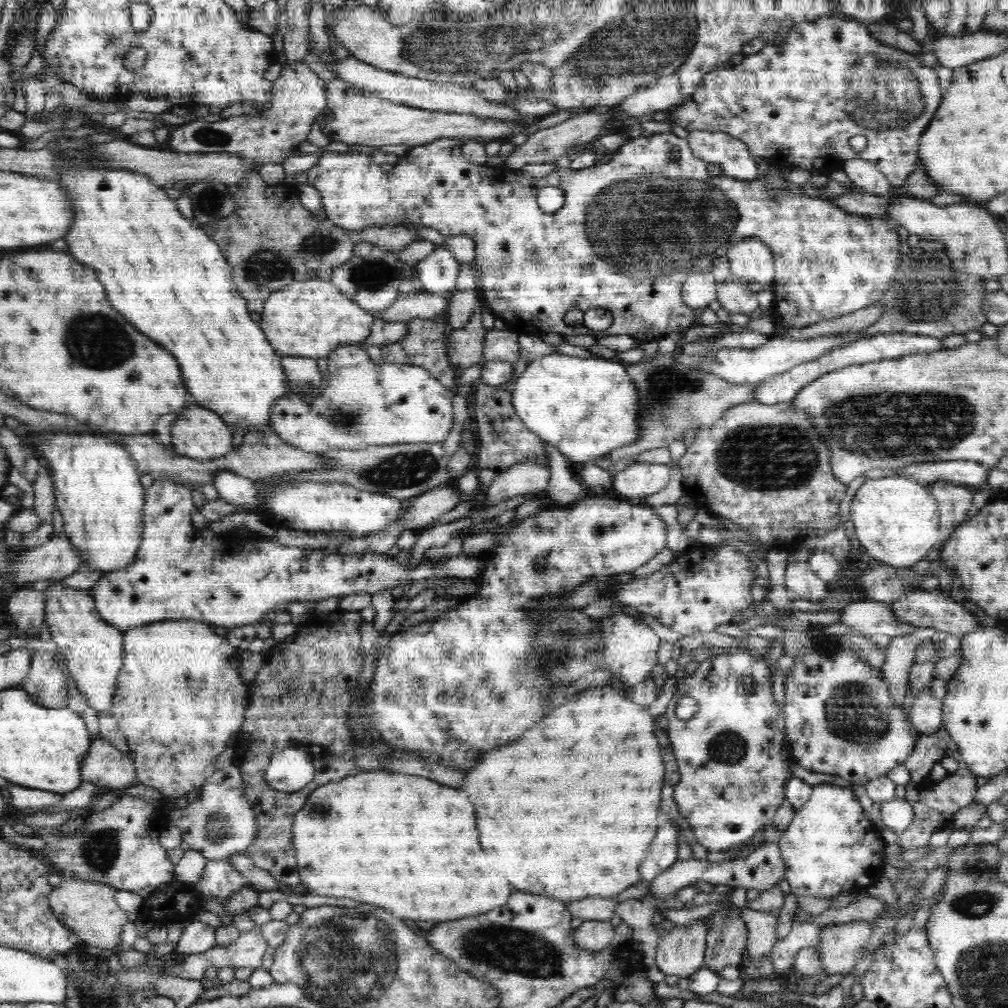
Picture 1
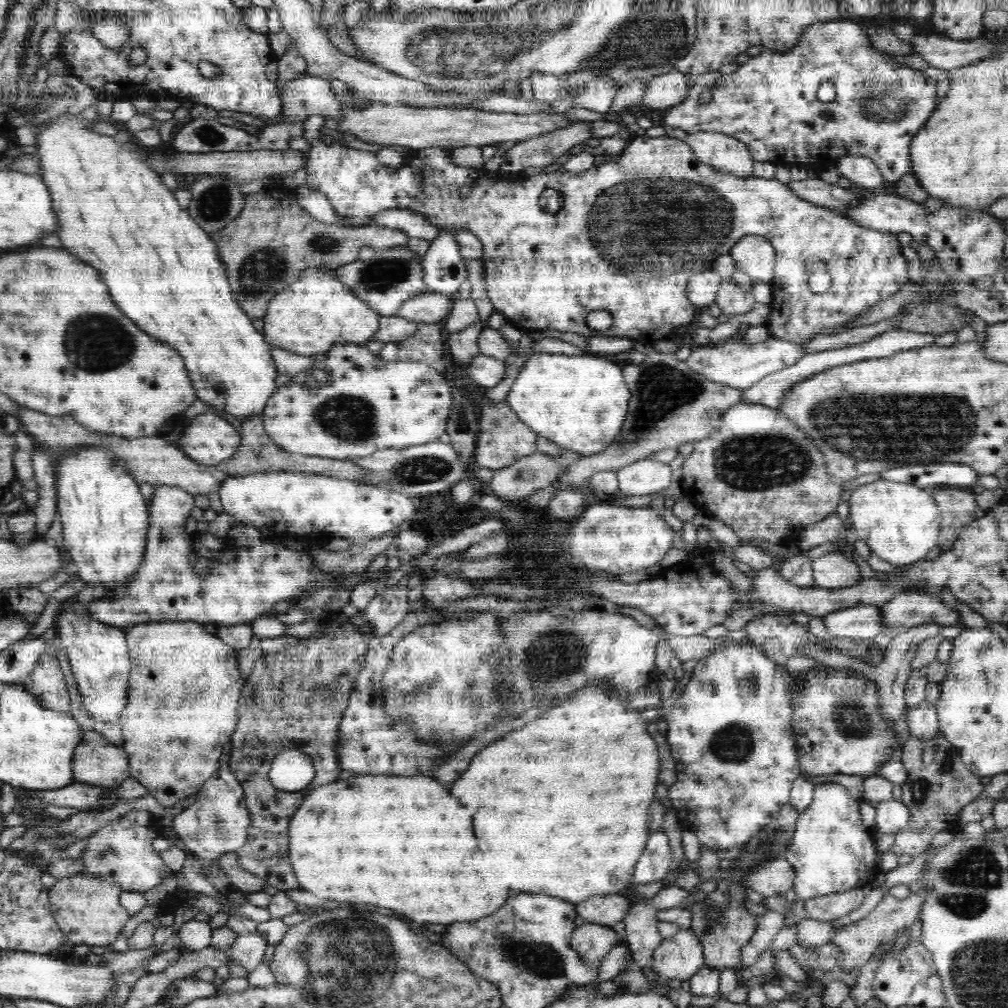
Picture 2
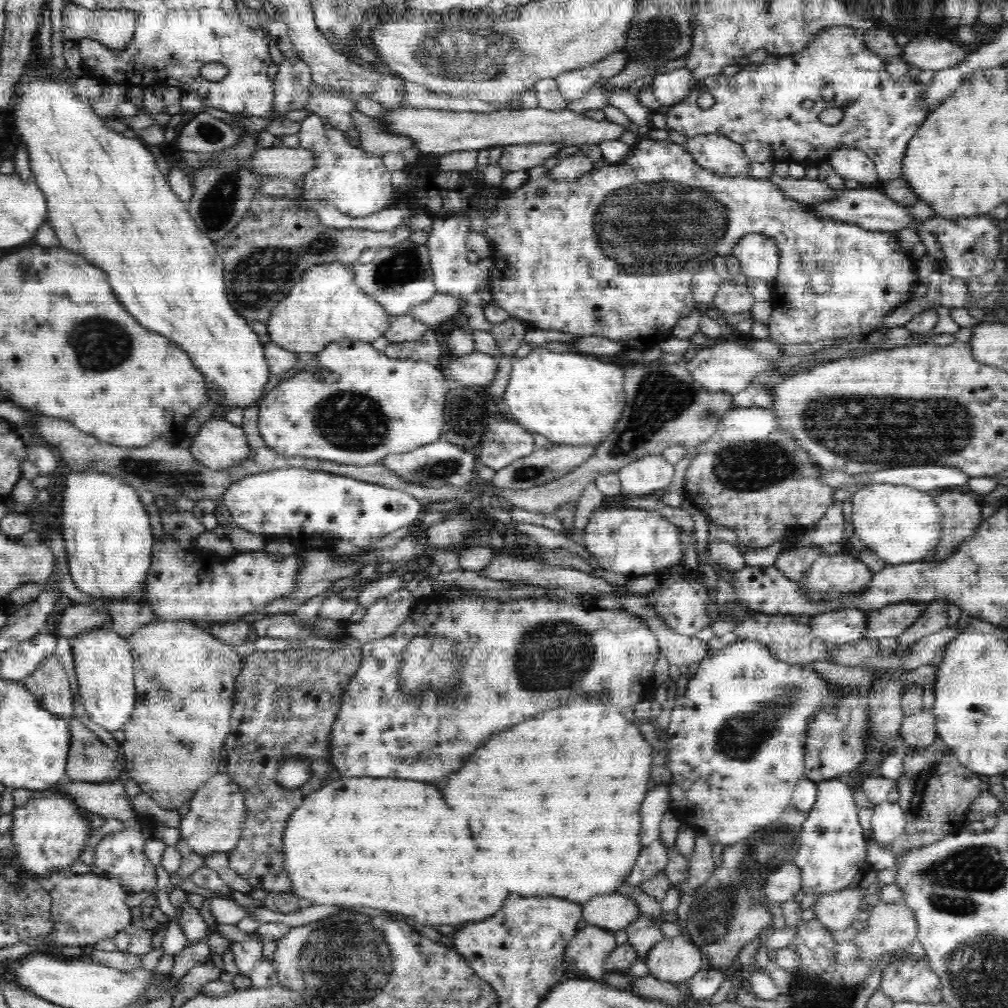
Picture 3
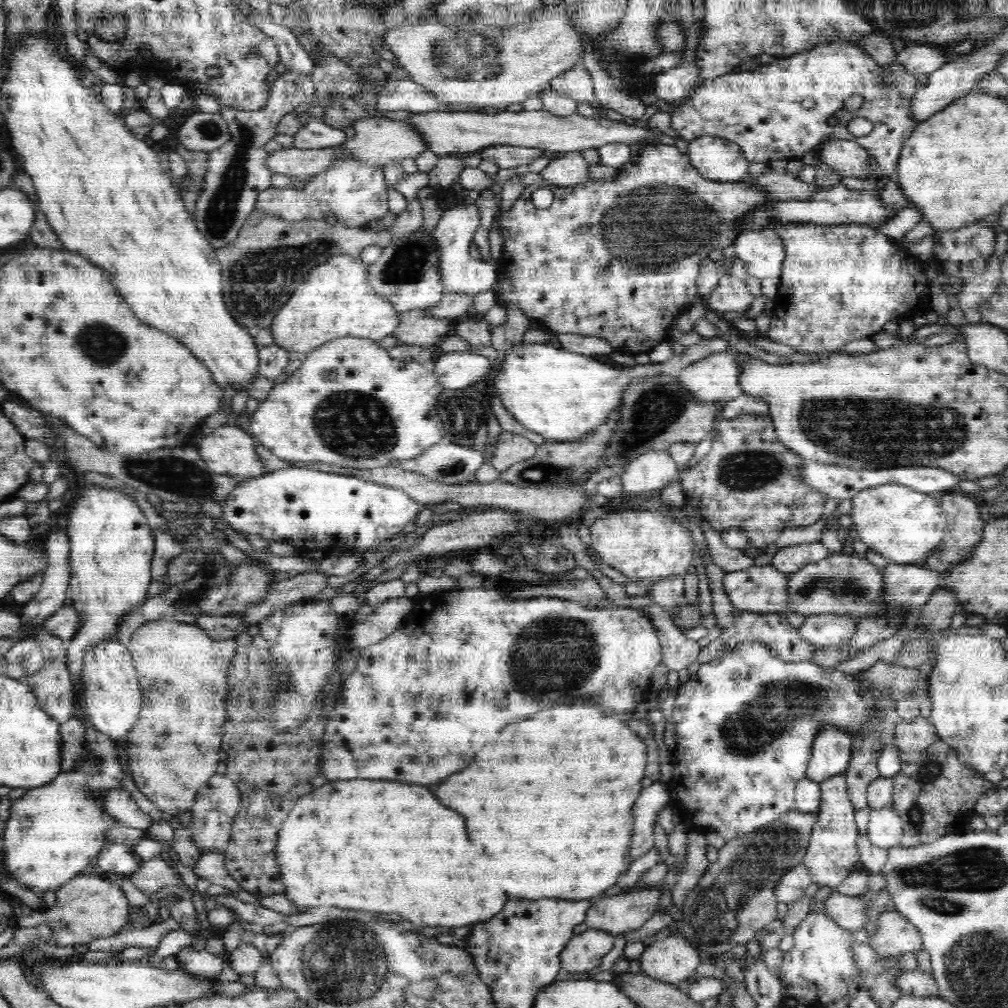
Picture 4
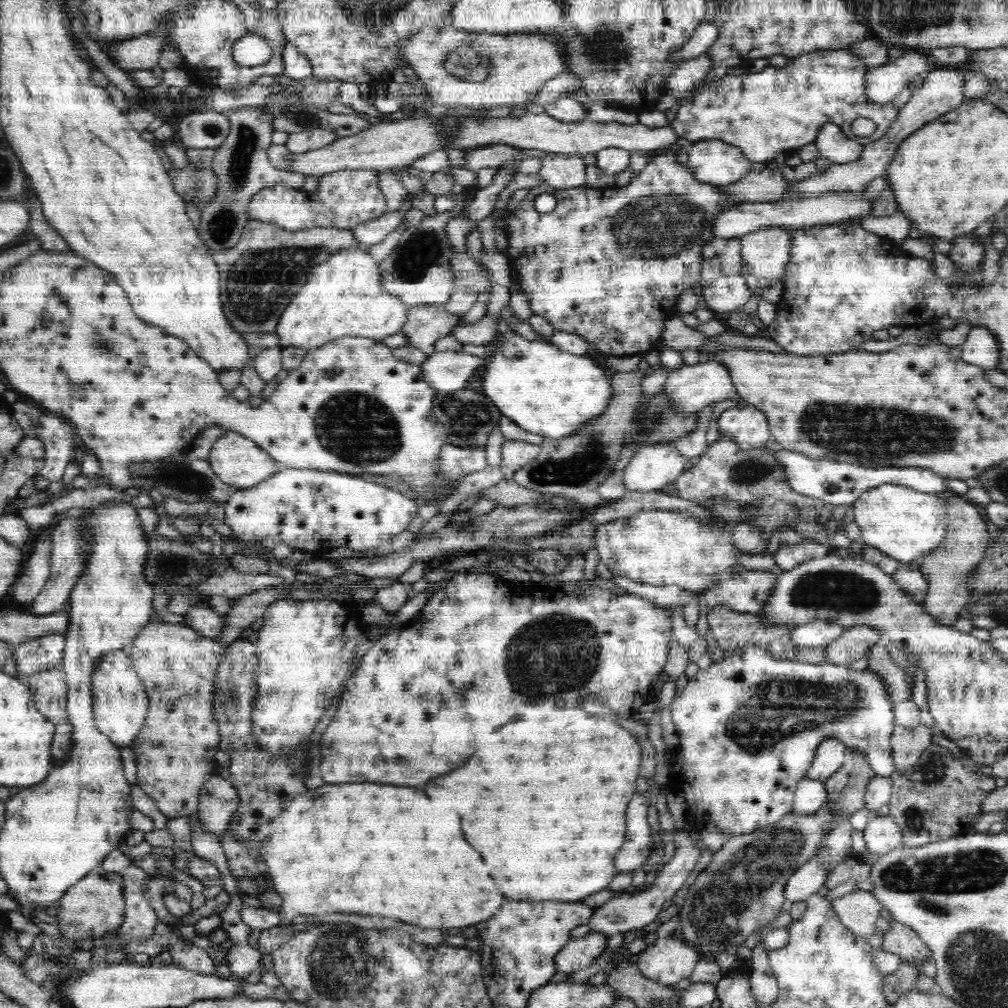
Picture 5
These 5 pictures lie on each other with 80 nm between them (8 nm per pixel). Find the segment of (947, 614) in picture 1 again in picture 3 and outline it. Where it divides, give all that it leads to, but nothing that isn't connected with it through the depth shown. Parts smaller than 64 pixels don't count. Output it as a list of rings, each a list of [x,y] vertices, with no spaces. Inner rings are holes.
[[[894,602],[881,609],[868,609],[863,640],[897,637],[926,612],[924,602]]]

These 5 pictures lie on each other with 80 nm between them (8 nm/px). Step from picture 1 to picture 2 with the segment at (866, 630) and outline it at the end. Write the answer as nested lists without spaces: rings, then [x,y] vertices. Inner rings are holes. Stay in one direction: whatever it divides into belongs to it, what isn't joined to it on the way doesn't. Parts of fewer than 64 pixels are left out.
[[[860,605],[852,608],[845,608],[823,617],[823,627],[826,626],[828,634],[832,634],[832,640],[837,638],[848,638],[848,640],[869,640],[885,632],[885,626],[882,624],[881,608],[884,606]]]

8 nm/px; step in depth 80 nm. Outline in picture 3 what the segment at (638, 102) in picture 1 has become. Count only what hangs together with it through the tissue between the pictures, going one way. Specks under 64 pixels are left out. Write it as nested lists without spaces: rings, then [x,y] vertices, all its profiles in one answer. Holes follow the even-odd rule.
[[[683,67],[656,74],[651,85],[656,100],[663,106],[663,110],[666,110],[683,101],[690,94],[694,83],[690,69]]]

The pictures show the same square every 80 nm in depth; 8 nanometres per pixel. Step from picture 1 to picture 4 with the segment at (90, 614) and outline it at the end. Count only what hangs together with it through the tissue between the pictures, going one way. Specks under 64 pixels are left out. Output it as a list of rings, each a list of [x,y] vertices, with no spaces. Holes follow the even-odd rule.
[[[116,637],[102,639],[82,654],[82,690],[85,709],[93,727],[111,737],[125,741],[141,714],[141,689],[137,682],[135,660],[131,651]]]

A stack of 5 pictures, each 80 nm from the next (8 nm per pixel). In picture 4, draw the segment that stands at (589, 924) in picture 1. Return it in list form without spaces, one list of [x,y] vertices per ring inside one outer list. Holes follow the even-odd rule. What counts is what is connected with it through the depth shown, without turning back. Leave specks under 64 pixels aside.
[[[588,928],[584,933],[575,935],[560,953],[561,967],[568,972],[589,972],[600,966],[602,957],[614,946],[614,936],[597,929]]]

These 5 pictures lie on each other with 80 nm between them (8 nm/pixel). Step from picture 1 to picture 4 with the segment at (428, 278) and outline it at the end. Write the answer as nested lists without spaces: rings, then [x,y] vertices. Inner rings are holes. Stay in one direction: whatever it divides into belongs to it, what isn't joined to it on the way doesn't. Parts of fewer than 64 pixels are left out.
[[[476,203],[469,206],[457,207],[455,210],[446,210],[435,226],[433,236],[436,248],[439,250],[440,260],[438,268],[442,285],[446,292],[464,293],[473,296],[478,292],[490,290],[496,284],[495,269],[480,259],[475,260],[470,256],[470,244],[479,230],[481,210]]]

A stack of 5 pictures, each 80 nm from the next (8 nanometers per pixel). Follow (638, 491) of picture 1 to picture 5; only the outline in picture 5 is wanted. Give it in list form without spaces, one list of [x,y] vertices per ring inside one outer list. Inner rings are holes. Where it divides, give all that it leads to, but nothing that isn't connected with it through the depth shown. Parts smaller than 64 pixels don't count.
[[[672,443],[644,446],[622,471],[626,490],[660,491],[673,483],[692,462],[688,462]]]

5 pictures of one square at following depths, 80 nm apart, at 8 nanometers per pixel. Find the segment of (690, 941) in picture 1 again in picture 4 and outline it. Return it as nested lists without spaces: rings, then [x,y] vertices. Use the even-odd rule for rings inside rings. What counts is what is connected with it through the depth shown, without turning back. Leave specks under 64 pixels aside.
[[[679,934],[664,939],[653,939],[647,944],[639,958],[640,972],[664,983],[677,985],[681,980],[690,979],[700,964],[700,952]]]

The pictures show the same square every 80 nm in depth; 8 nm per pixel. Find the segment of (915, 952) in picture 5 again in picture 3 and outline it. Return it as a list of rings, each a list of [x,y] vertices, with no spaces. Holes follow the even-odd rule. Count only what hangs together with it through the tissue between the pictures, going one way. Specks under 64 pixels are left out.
[[[879,902],[868,912],[868,916],[869,919],[859,926],[859,934],[852,940],[861,948],[861,957],[864,964],[870,964],[871,961],[882,958],[888,952],[902,949],[908,950],[912,942],[918,937],[915,913],[910,906],[894,902]]]

